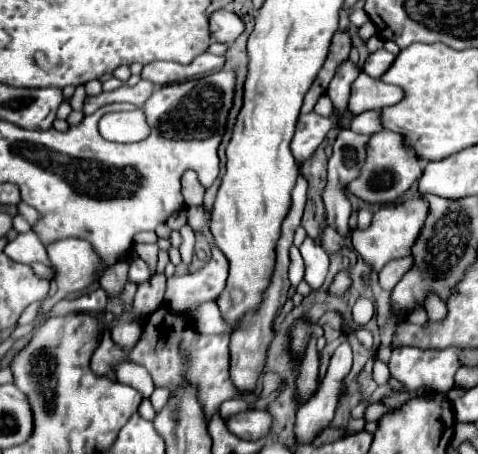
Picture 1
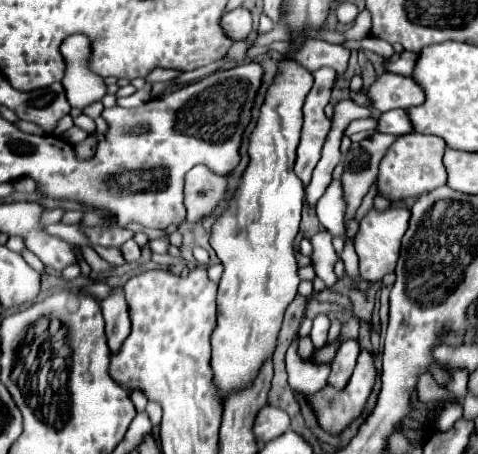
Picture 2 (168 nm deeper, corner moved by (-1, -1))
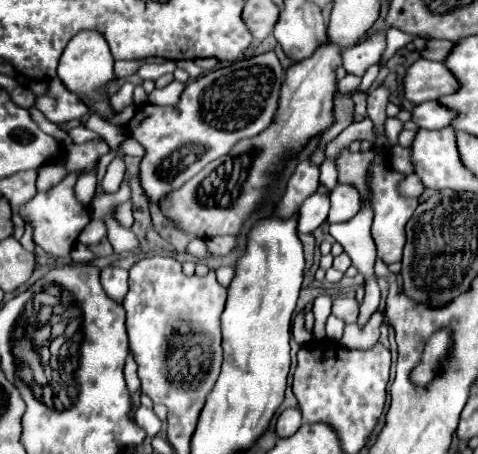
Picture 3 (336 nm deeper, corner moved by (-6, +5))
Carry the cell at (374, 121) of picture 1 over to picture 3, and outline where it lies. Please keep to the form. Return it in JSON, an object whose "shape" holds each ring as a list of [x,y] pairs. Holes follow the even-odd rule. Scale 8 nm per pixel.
{"shape":[[[438,101],[420,103],[412,109],[412,123],[416,123],[420,129],[442,129],[448,127],[456,113],[442,107]]]}

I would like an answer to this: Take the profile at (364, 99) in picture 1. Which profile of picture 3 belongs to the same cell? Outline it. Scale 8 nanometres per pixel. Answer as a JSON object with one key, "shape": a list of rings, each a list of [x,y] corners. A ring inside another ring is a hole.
{"shape":[[[418,59],[406,69],[403,86],[404,97],[418,105],[454,93],[458,89],[458,81],[444,63]]]}

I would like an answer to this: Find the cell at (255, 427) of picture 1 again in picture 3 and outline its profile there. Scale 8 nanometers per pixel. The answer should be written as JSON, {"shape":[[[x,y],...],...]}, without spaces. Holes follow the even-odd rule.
{"shape":[[[286,409],[280,413],[278,421],[276,421],[276,435],[278,437],[290,437],[298,431],[298,427],[302,425],[302,415],[298,409]]]}

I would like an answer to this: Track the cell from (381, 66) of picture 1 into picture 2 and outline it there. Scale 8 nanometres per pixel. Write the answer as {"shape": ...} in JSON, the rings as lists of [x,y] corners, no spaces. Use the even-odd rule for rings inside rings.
{"shape":[[[411,51],[395,53],[393,57],[387,59],[387,71],[399,73],[399,75],[411,75],[417,59],[419,59],[419,53],[411,53]]]}

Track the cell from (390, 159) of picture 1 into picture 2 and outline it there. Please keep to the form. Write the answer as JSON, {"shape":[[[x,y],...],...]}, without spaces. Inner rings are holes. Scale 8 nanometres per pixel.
{"shape":[[[415,131],[397,137],[379,165],[379,193],[385,193],[391,197],[391,201],[399,201],[407,197],[419,197],[437,187],[443,187],[447,183],[447,171],[443,167],[445,147],[445,141],[437,135],[423,135]]]}

